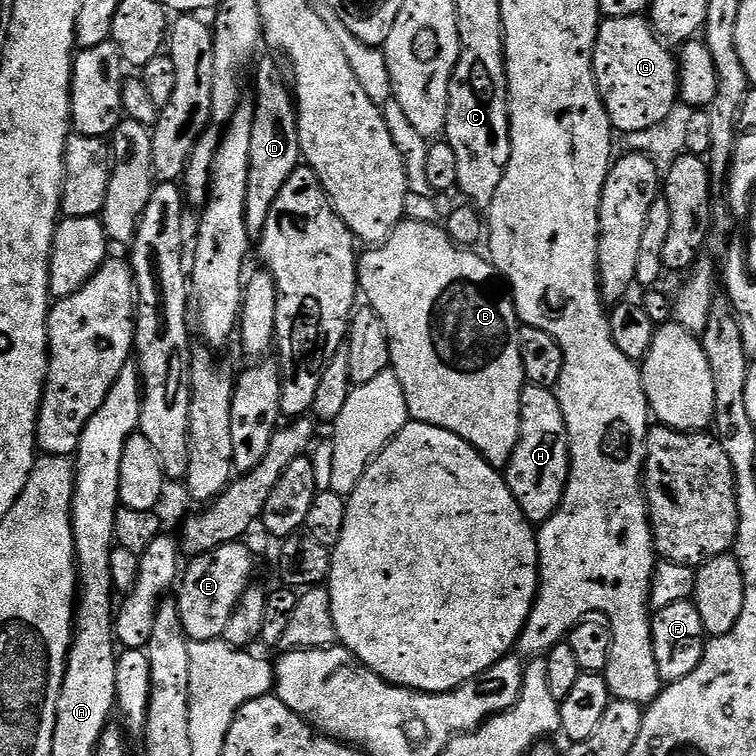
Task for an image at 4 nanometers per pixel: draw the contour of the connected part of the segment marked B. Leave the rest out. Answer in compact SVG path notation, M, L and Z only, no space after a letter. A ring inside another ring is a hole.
M405 218L400 221L400 225L390 234L390 238L386 238L384 244L377 244L371 250L359 257L356 266L356 279L358 281L359 291L366 299L367 307L373 308L378 314L378 318L382 318L382 326L386 326L386 334L388 335L388 345L390 346L390 358L392 359L390 365L390 371L398 378L398 382L402 382L402 394L406 394L406 406L408 407L408 414L412 420L417 420L423 424L429 424L430 426L438 426L442 430L450 430L450 434L458 434L458 438L462 438L468 443L474 450L478 450L480 457L492 468L497 470L507 469L510 458L514 454L514 450L518 446L518 438L520 437L520 403L522 402L522 390L526 383L524 378L524 371L522 370L522 354L518 354L518 334L521 330L520 317L516 315L516 301L512 299L511 291L506 290L505 285L502 283L501 277L498 275L495 267L483 255L479 256L479 251L469 250L461 248L455 244L444 231L443 227L439 223L427 224L424 220L411 220L411 218Z

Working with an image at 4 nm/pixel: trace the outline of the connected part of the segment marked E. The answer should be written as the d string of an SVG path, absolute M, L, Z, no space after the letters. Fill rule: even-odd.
M244 542L218 546L212 552L193 556L187 561L178 580L180 593L174 596L176 609L184 627L184 635L189 641L218 640L223 637L226 622L238 606L242 594L253 583L256 560Z

